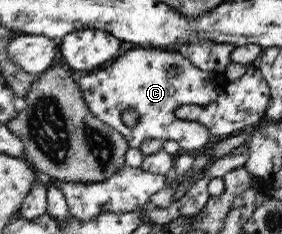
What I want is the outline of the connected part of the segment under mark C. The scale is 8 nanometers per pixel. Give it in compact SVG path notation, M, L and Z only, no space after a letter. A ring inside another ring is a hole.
M138 46L116 58L107 68L83 74L77 84L91 114L121 133L129 147L137 148L145 139L155 138L174 140L184 152L199 152L215 139L205 125L177 118L175 111L183 105L212 104L229 81L223 71L200 70L175 50ZM127 108L135 108L141 116L135 128L127 128L121 122L121 112Z

